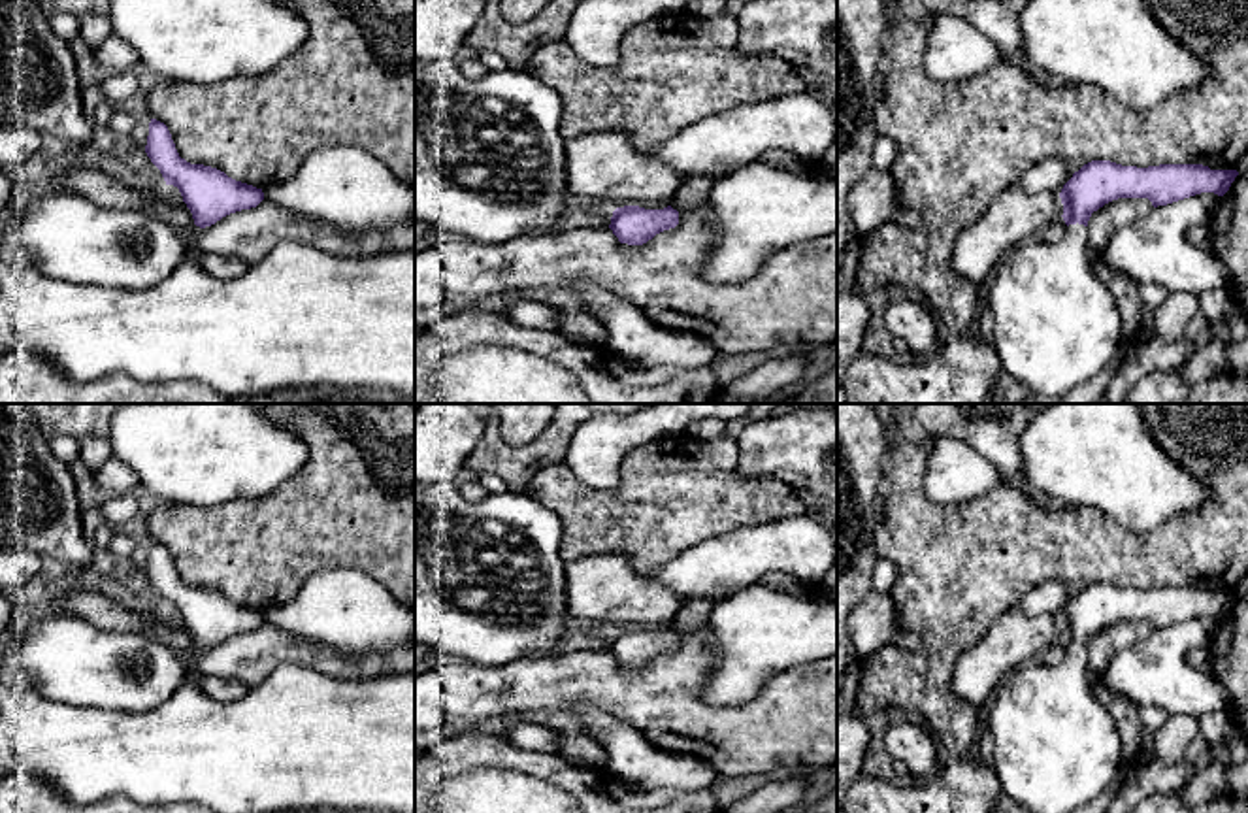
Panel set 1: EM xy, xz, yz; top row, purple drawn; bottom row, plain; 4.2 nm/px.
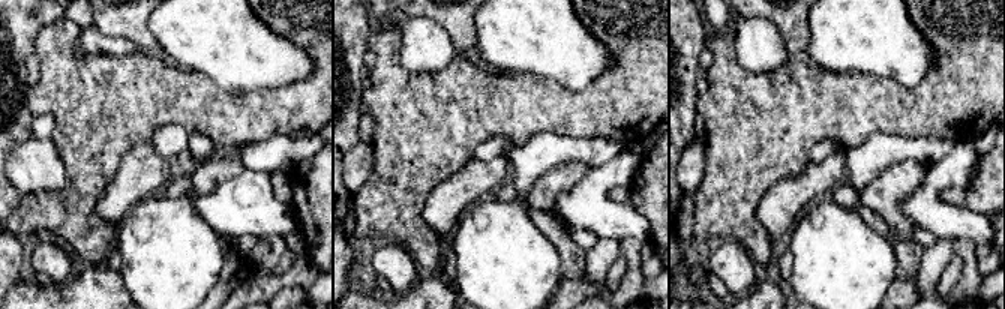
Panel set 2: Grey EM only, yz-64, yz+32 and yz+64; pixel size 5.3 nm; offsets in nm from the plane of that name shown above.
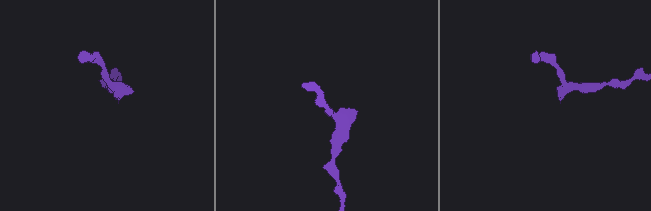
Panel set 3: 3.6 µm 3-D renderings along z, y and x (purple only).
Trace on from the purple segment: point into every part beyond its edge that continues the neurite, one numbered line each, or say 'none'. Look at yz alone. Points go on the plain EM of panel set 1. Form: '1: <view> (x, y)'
1: yz (1056, 747)

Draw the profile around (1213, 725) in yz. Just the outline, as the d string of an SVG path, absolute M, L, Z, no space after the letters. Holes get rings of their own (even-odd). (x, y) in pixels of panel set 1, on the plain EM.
M1208 711L1199 717L1199 734L1207 739L1208 747L1218 747L1225 741L1225 730L1229 724L1229 713L1223 711Z

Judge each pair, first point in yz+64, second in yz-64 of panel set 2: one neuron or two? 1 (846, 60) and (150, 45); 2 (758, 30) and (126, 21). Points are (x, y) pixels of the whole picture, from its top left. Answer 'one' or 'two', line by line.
1: two
2: two

